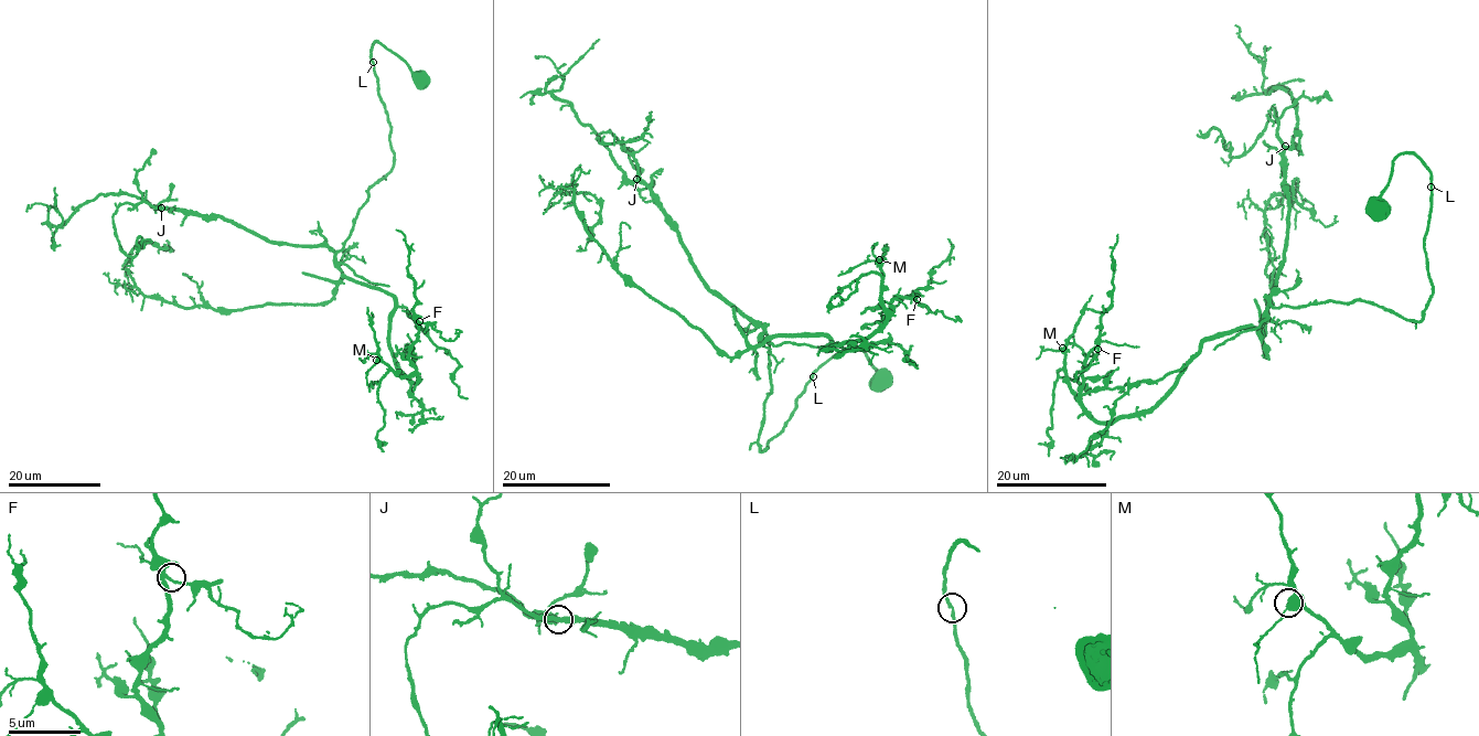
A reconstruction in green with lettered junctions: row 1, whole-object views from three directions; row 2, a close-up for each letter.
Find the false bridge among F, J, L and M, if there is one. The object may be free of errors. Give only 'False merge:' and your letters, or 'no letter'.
False merge: no letter

